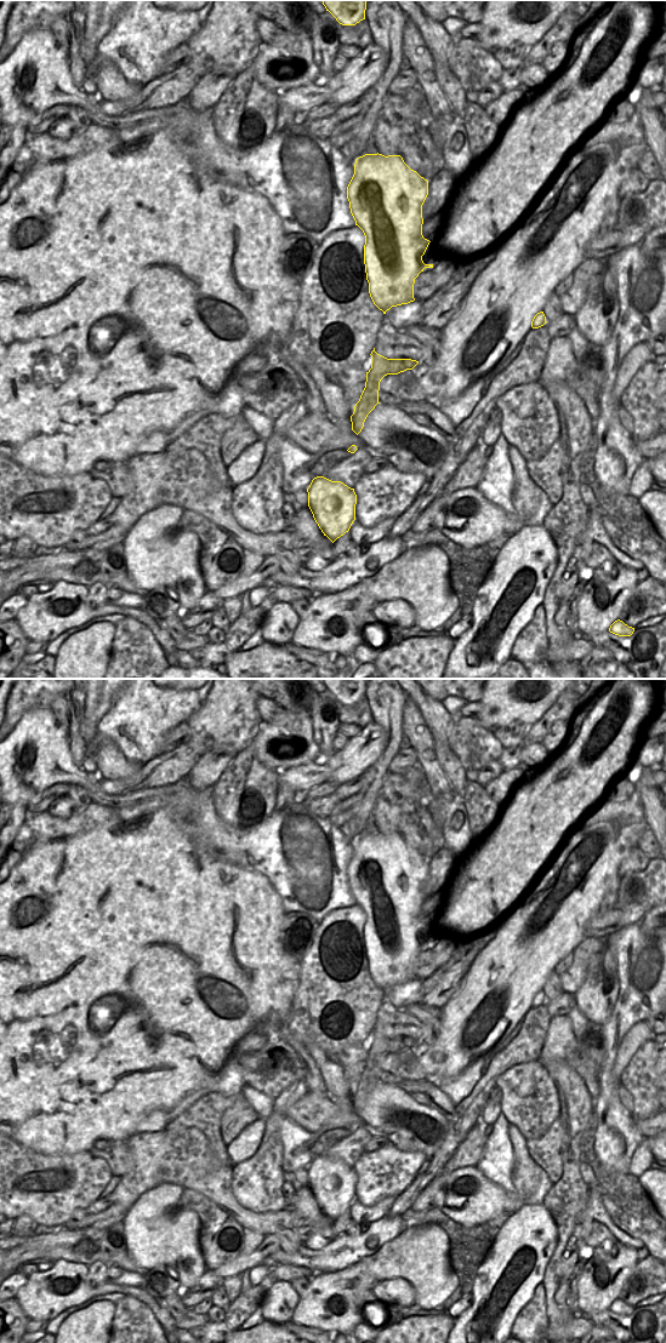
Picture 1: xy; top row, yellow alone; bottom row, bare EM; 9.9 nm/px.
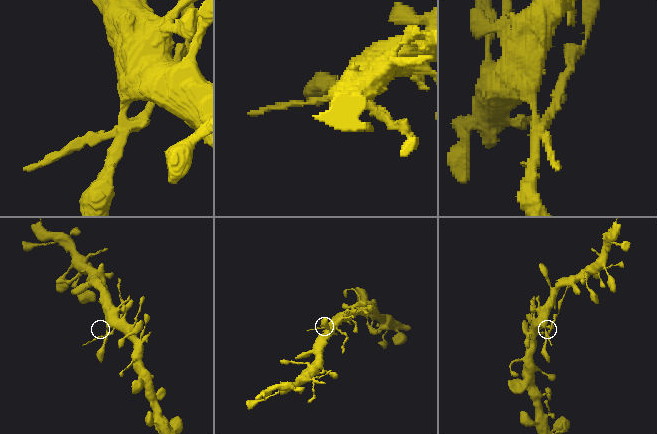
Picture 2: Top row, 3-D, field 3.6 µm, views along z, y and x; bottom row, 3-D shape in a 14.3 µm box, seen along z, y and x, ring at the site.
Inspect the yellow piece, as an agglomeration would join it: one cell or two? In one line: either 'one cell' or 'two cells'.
two cells

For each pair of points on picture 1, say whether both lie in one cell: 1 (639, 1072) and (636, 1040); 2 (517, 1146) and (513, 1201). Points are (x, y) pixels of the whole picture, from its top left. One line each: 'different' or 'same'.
1: different
2: same

